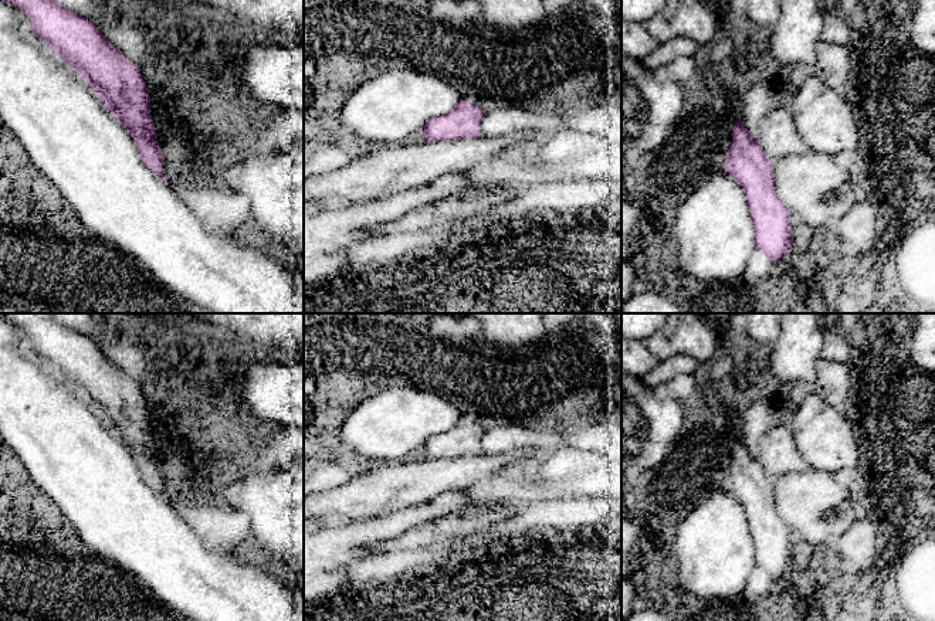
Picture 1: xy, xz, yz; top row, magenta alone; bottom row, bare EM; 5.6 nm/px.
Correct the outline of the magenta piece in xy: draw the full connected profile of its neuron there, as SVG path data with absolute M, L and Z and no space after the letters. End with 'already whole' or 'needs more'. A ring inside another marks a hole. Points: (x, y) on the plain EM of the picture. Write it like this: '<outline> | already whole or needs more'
M0 313L20 325L48 364L65 377L131 451L143 481L166 500L163 472L150 434L150 414L140 386L119 370L88 336L50 313Z | already whole

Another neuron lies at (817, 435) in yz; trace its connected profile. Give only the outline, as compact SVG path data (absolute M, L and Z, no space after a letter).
M810 394L787 423L782 421L763 434L756 454L773 479L807 469L834 474L856 468L858 462L851 425L840 408L816 394Z

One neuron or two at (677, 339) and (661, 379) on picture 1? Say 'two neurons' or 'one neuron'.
one neuron

